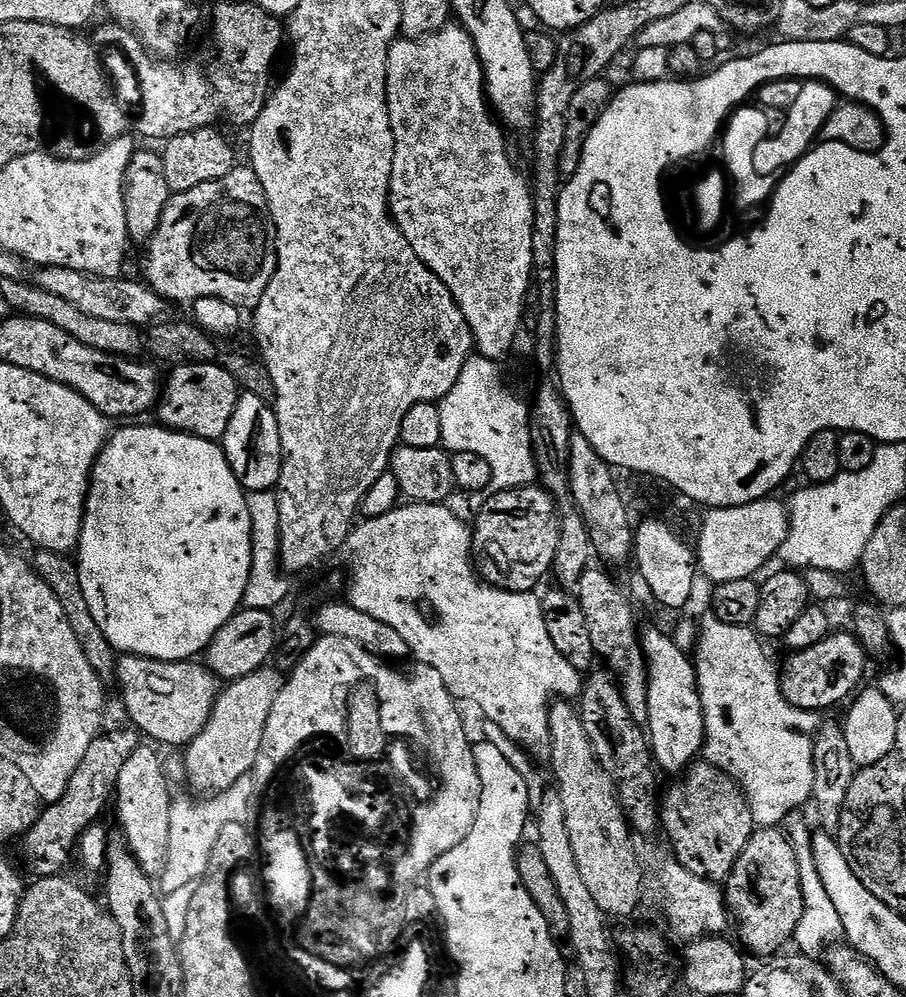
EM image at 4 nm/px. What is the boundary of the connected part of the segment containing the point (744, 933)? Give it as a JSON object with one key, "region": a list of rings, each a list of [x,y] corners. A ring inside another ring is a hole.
{"region":[[[779,827],[756,828],[749,838],[746,850],[734,862],[734,870],[729,874],[724,888],[724,898],[728,901],[728,910],[733,917],[740,919],[739,943],[749,948],[756,956],[772,958],[777,955],[795,937],[798,922],[802,922],[804,899],[802,898],[802,874],[798,866],[798,858],[794,854],[794,846]]]}

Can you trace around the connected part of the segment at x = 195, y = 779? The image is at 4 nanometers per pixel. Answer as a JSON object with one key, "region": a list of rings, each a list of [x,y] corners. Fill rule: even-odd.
{"region":[[[265,666],[246,678],[231,681],[217,696],[206,726],[183,753],[184,768],[188,771],[193,790],[204,792],[196,794],[229,792],[242,777],[251,773],[270,710],[279,696],[281,685],[281,673],[275,667]]]}

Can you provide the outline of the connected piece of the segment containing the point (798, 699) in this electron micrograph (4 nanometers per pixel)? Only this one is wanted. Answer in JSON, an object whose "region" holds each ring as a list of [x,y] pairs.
{"region":[[[851,631],[840,632],[837,636],[836,633],[830,634],[822,642],[793,651],[791,655],[784,668],[782,664],[779,669],[780,689],[786,702],[790,702],[790,706],[821,714],[827,713],[827,708],[835,704],[843,705],[865,683],[864,667],[870,663],[870,657],[860,644],[860,639]]]}

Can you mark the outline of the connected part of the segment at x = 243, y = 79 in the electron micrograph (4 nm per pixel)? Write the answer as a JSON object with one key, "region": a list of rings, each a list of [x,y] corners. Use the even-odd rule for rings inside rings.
{"region":[[[223,2],[212,12],[212,28],[216,31],[216,65],[212,72],[200,64],[184,64],[179,68],[176,62],[149,54],[134,33],[115,22],[108,22],[105,28],[98,29],[96,36],[94,35],[97,45],[117,44],[128,55],[128,60],[136,71],[136,80],[140,83],[140,132],[146,139],[166,142],[183,132],[219,125],[219,120],[233,120],[236,124],[251,126],[262,114],[273,83],[272,63],[280,52],[280,43],[285,43],[286,40],[286,28],[281,17],[270,15],[254,2],[242,5]]]}

